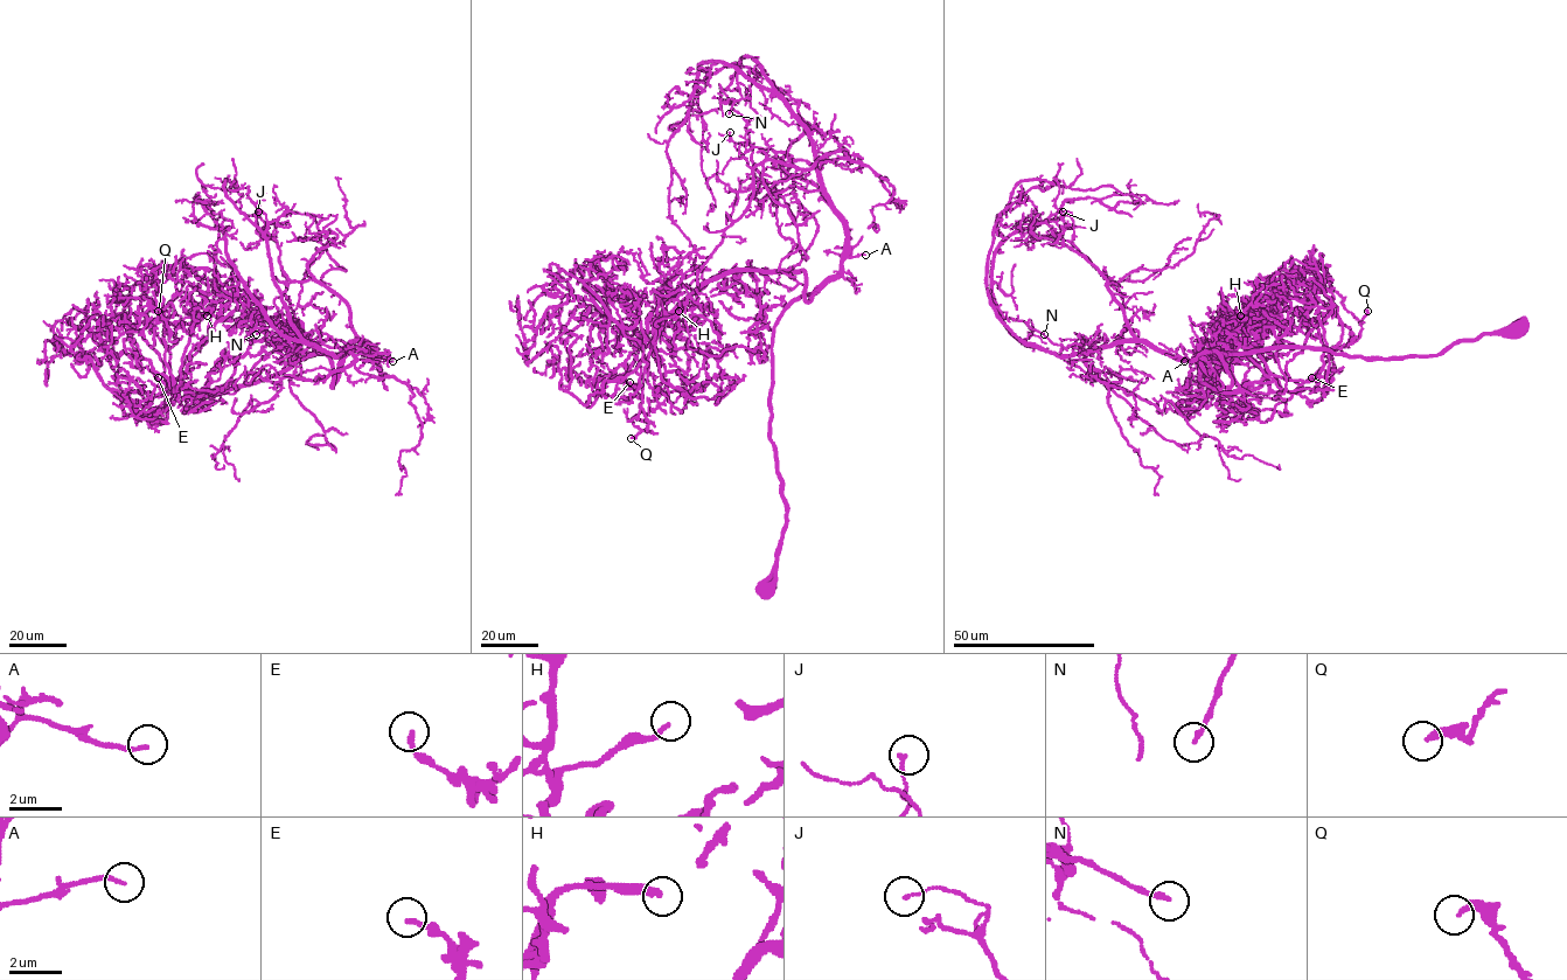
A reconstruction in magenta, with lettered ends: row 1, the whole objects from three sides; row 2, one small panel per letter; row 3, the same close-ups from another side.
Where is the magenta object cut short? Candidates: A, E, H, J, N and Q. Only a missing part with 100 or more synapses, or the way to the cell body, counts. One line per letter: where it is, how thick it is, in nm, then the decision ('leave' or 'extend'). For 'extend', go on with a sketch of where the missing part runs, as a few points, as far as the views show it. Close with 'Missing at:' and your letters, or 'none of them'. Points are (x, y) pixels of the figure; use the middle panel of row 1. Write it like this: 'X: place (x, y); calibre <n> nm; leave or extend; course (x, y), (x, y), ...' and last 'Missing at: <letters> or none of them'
A: place (865, 255); calibre 130 nm; leave
E: place (629, 382); calibre 170 nm; leave
H: place (678, 311); calibre 240 nm; extend; course (678, 311), (689, 291), (712, 271), (697, 273), (688, 287)
J: place (730, 132); calibre 130 nm; leave
N: place (729, 113); calibre 160 nm; leave
Q: place (631, 438); calibre 200 nm; leave
Missing at: H

